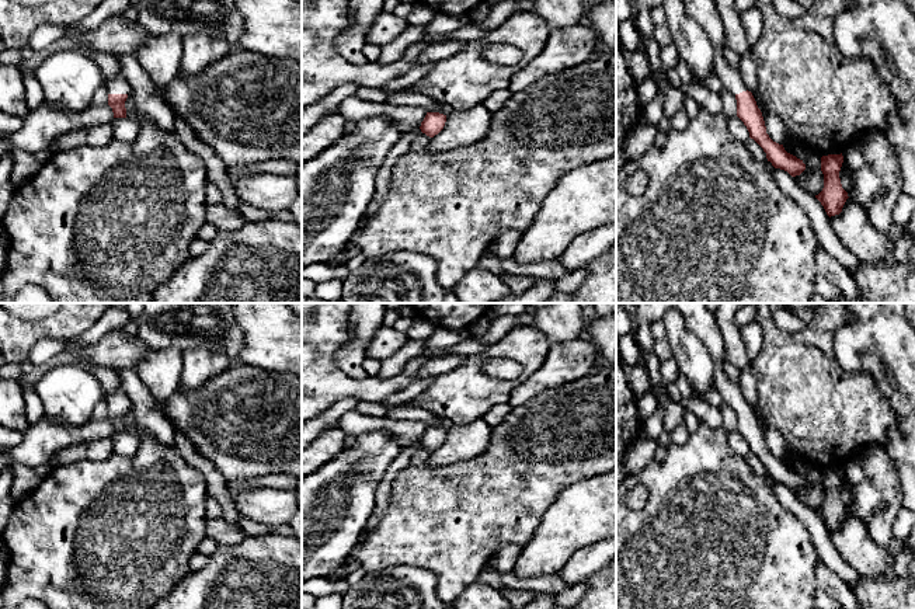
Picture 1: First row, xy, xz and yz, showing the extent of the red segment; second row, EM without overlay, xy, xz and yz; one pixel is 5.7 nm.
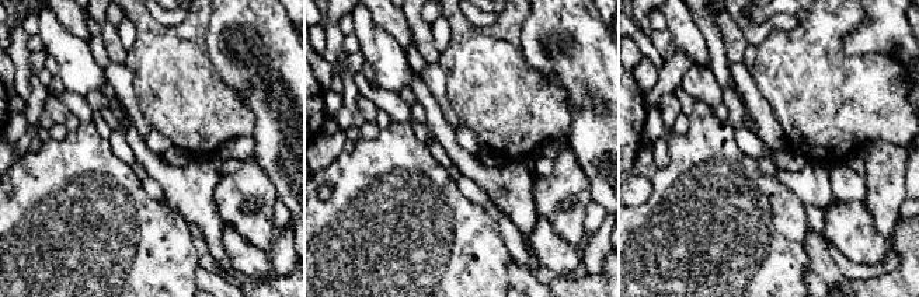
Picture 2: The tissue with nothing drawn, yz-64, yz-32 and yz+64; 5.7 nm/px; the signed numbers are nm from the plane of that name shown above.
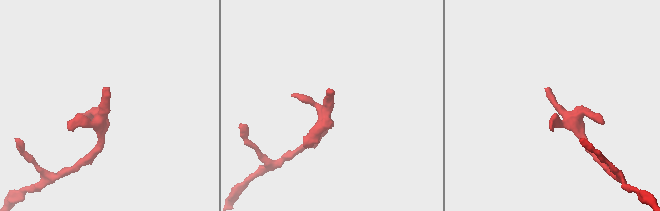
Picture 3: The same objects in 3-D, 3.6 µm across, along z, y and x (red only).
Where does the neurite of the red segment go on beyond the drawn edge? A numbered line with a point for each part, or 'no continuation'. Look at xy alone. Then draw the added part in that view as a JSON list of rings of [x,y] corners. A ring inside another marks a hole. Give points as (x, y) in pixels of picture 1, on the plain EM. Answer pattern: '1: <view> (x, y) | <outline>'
1: xy (118, 399) | [[[119,389],[105,397],[108,408],[129,408],[131,400],[128,394]]]

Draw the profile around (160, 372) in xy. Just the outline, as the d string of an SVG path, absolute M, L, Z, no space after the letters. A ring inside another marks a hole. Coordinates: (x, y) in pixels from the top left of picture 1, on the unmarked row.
M173 347L156 349L135 370L164 413L166 400L180 389L182 351Z

